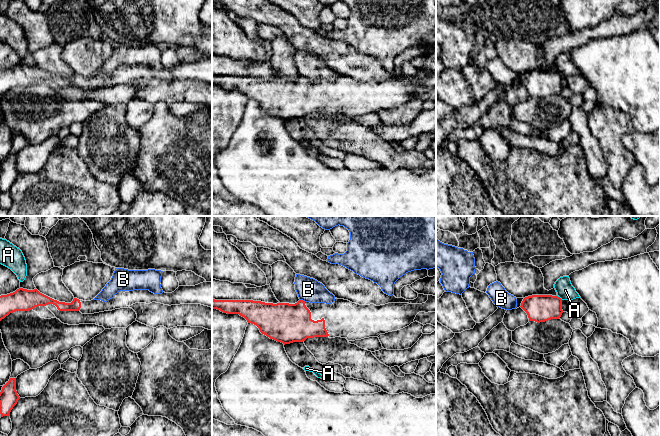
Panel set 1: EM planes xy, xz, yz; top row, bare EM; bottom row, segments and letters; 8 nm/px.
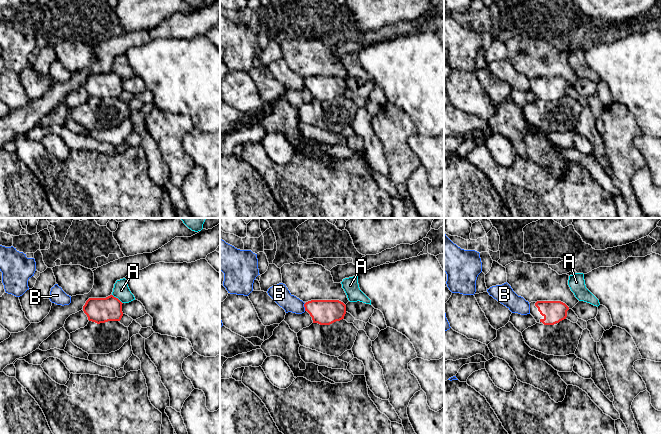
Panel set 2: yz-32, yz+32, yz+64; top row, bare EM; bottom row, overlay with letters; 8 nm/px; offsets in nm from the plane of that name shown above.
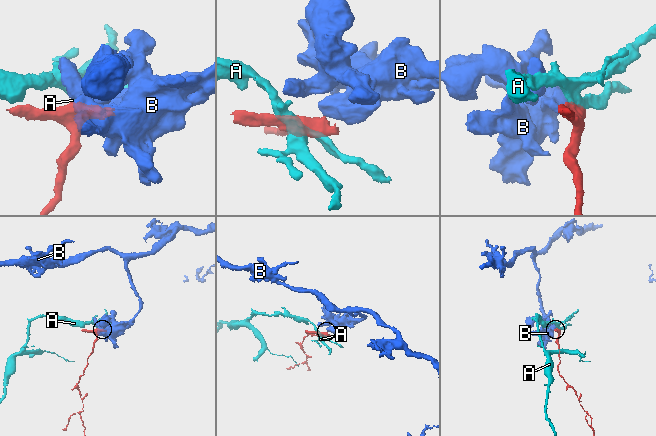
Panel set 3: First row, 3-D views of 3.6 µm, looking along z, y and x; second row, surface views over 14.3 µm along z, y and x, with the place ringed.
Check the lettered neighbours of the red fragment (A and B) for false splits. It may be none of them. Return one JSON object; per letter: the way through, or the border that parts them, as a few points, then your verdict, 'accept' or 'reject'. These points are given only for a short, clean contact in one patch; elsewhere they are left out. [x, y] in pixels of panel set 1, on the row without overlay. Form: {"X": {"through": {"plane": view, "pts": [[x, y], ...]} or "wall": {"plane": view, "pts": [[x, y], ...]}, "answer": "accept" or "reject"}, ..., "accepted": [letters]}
{"A": {"wall": {"plane": "yz", "pts": [[557, 72], [562, 75]]}, "answer": "reject"}, "B": {"wall": {"plane": "xz", "pts": [[300, 75], [305, 77]]}, "answer": "reject"}, "accepted": []}

